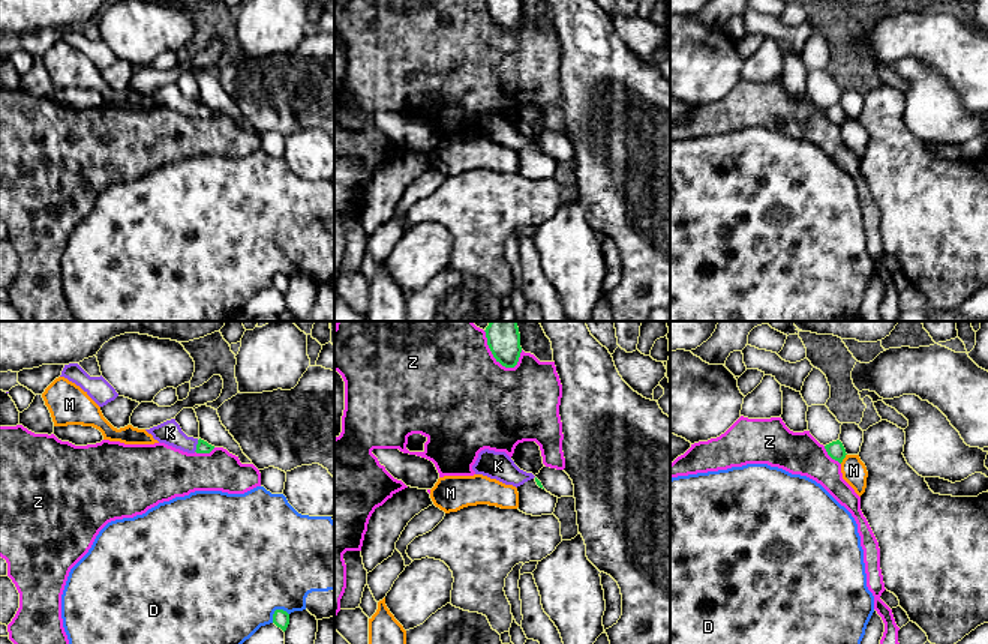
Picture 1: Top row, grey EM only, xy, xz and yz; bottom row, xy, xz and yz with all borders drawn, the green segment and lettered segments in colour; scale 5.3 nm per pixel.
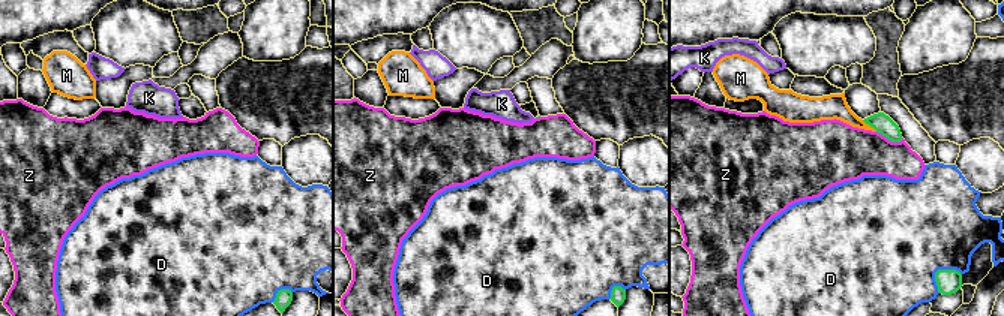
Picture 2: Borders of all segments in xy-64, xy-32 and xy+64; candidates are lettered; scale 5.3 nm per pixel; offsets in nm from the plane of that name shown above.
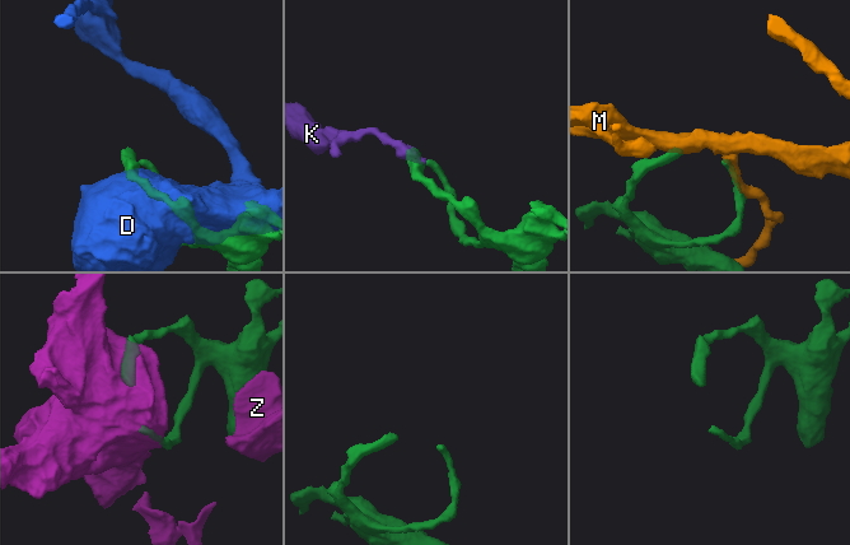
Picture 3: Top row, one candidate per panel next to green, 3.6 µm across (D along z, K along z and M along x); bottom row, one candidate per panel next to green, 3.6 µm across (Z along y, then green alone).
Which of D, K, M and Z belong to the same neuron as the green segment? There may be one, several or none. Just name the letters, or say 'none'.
K

